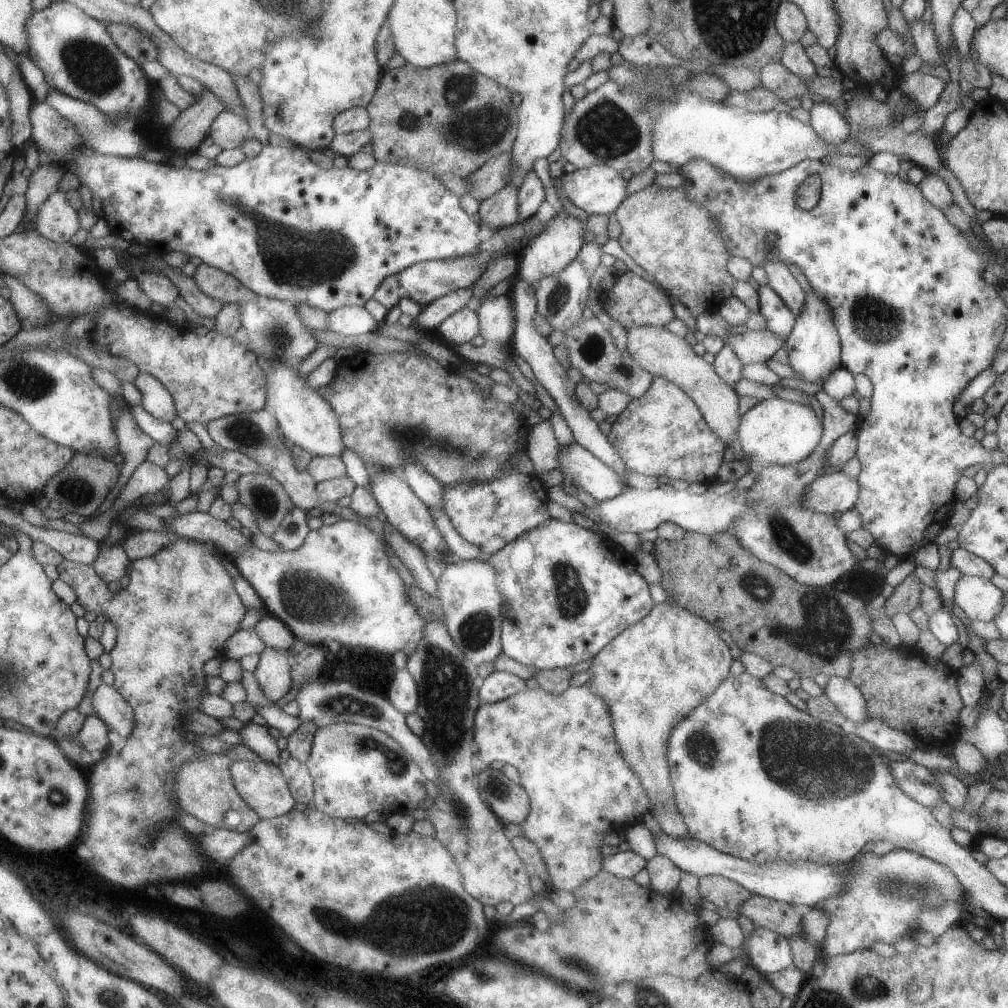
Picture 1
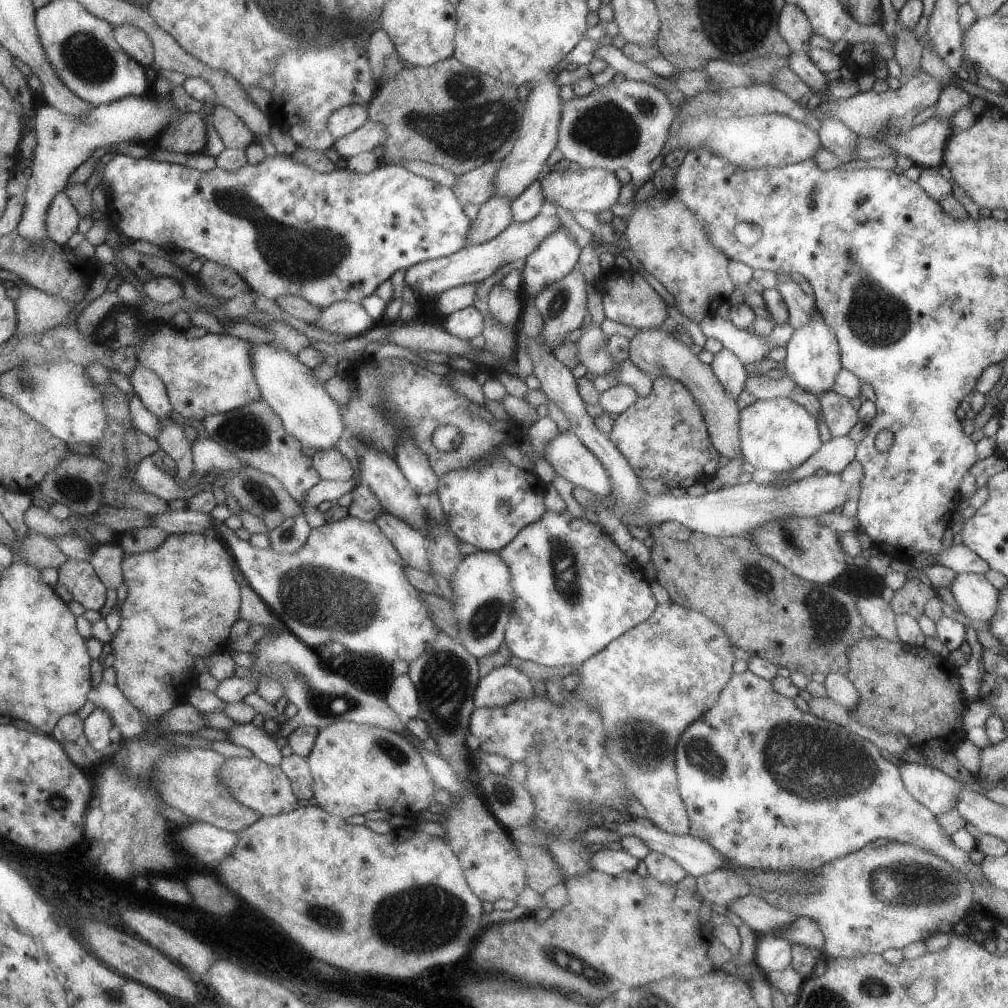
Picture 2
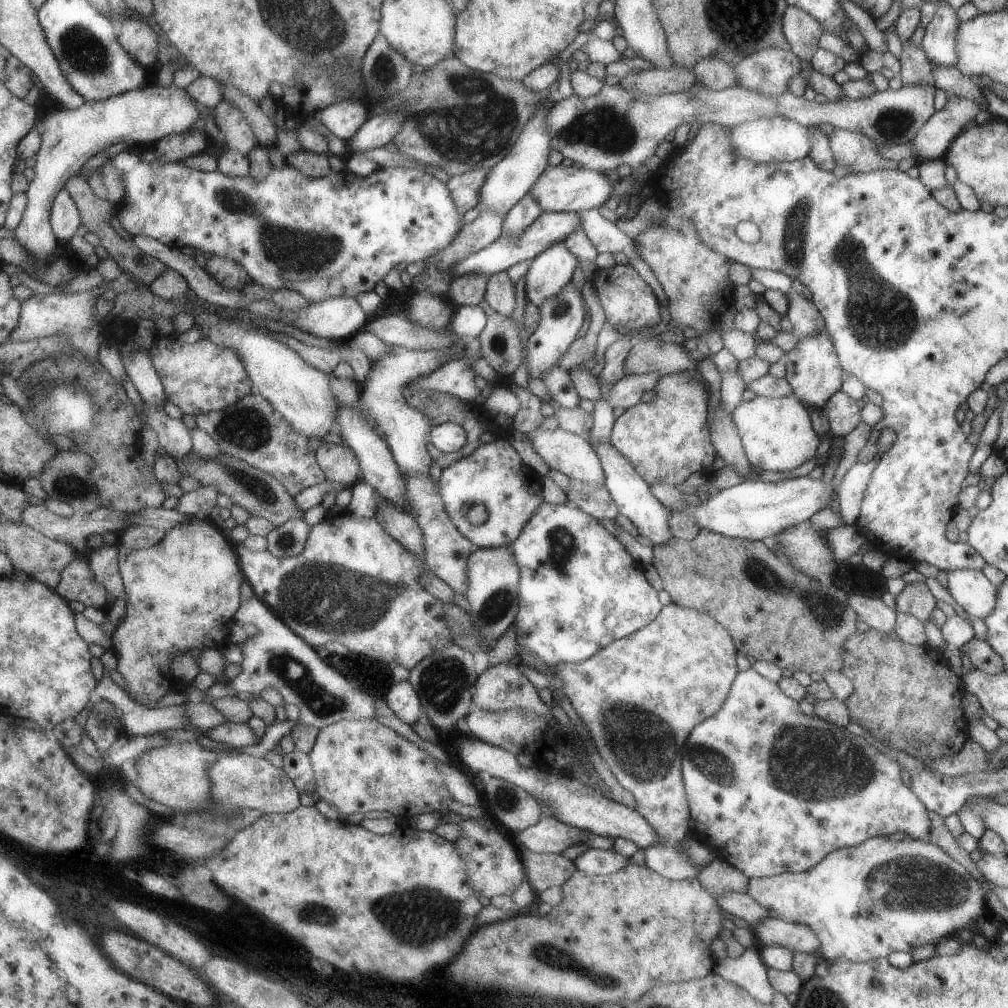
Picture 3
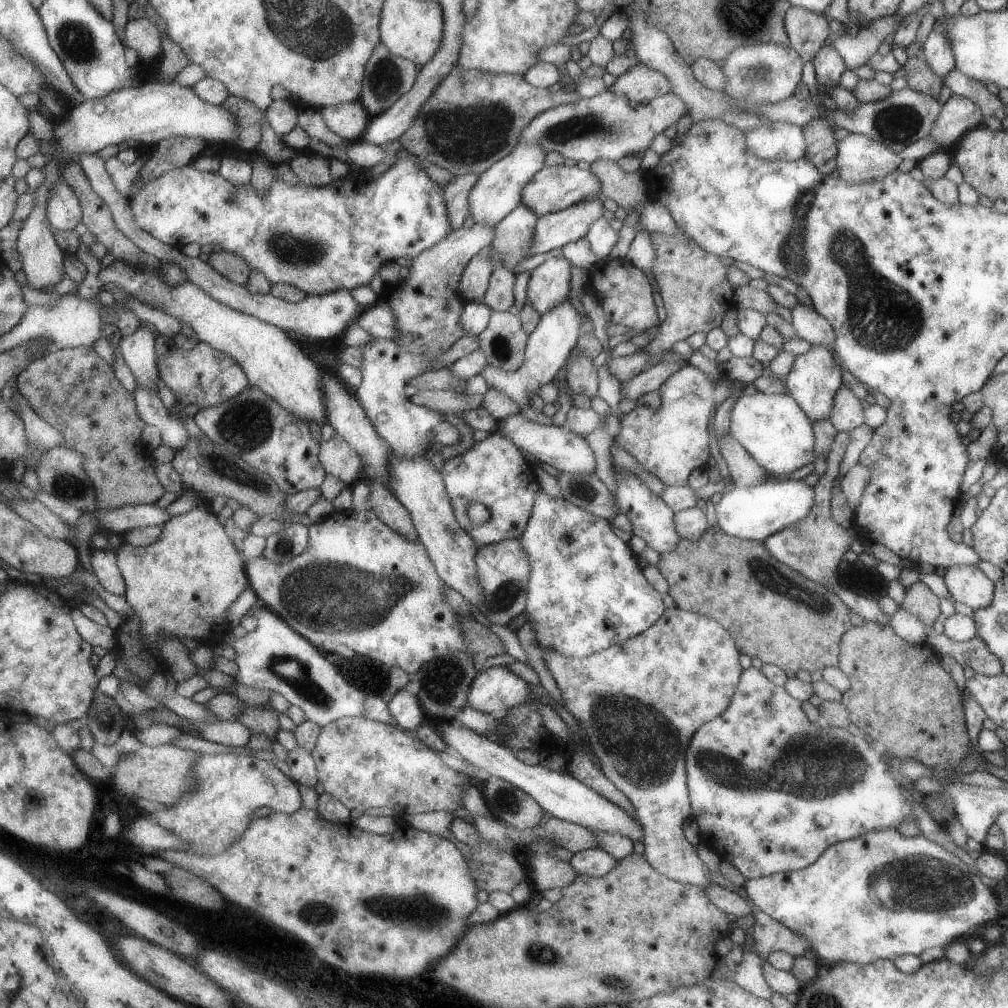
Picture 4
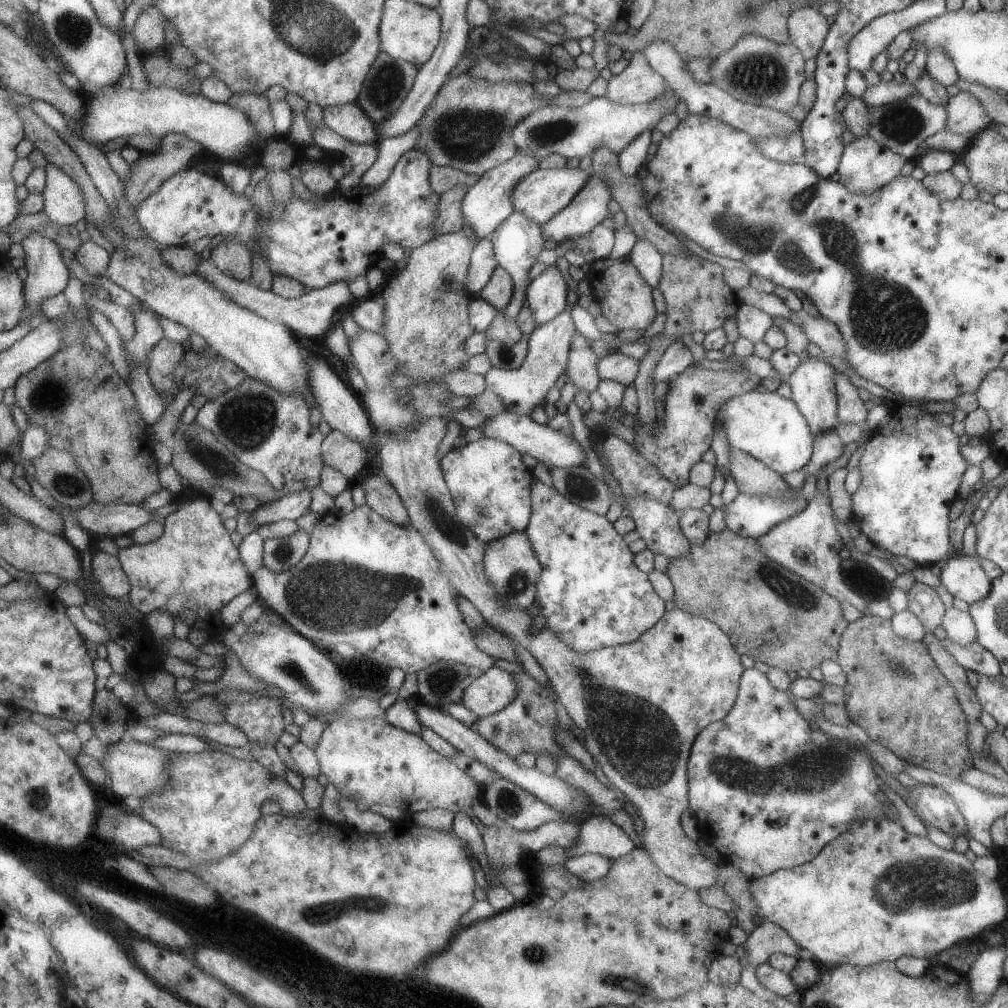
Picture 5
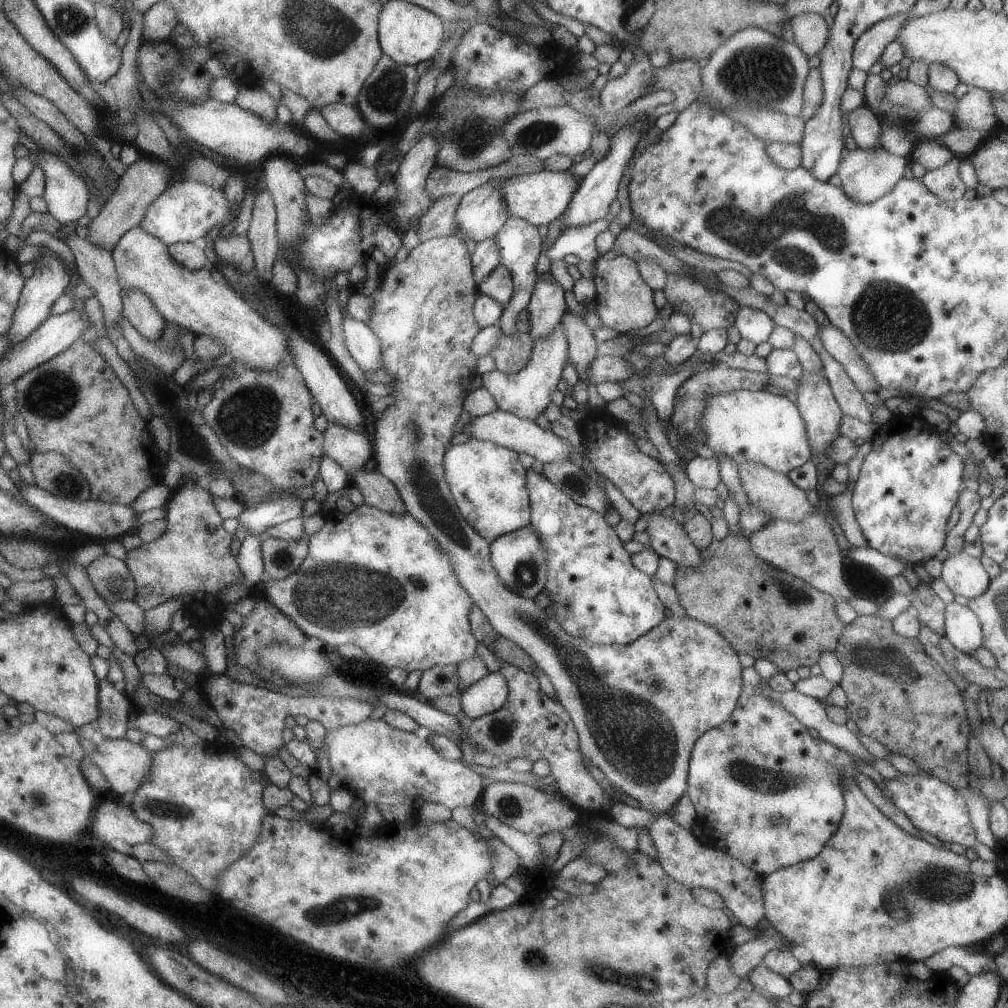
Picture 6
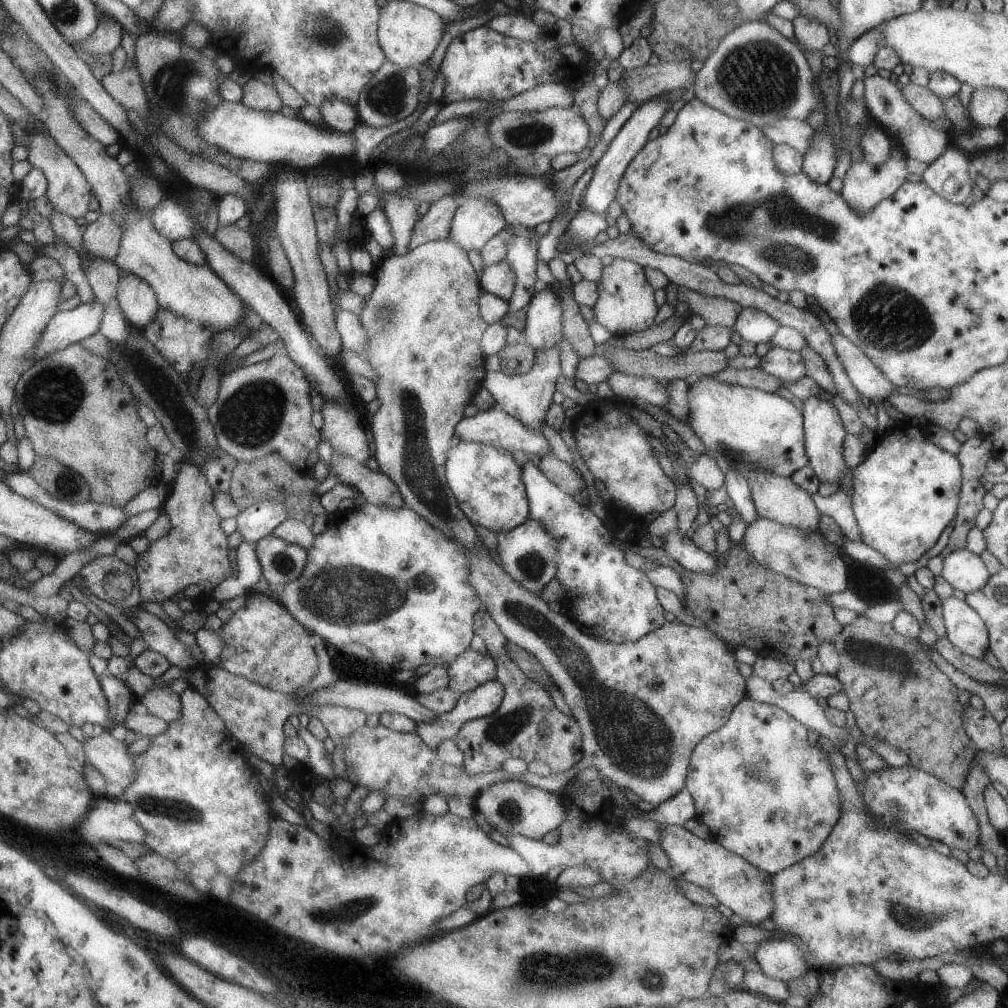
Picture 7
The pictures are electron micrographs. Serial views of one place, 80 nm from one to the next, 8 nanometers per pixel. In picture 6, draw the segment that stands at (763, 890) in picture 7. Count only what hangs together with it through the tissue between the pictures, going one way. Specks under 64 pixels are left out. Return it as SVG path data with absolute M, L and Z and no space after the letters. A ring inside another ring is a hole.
M456 233L447 237L436 237L424 241L413 248L409 252L409 256L402 260L402 262L396 262L394 260L383 267L381 284L373 296L373 315L370 315L367 322L370 330L374 332L379 340L382 357L381 366L394 380L390 386L390 395L394 395L394 404L391 404L381 412L380 418L375 422L373 456L378 464L379 471L385 474L386 478L390 479L396 485L399 495L406 505L406 510L426 528L433 536L433 539L439 544L440 548L447 552L447 558L451 560L451 567L454 567L454 570L457 572L456 576L458 582L466 589L466 592L471 596L474 604L487 616L491 626L499 632L500 636L522 647L527 654L535 660L537 666L548 675L548 678L550 678L557 692L560 703L563 704L563 707L568 711L568 714L570 714L577 733L579 734L579 747L583 754L583 765L586 768L591 765L592 767L602 770L616 789L636 799L641 804L640 808L655 814L654 822L649 824L647 829L658 850L658 862L667 872L667 875L677 880L679 883L686 885L689 889L707 888L716 891L722 897L725 906L730 908L734 916L738 918L740 925L747 926L748 928L756 928L758 922L766 916L765 900L763 899L763 878L754 871L751 871L743 862L740 862L740 860L728 855L726 851L718 848L718 846L704 846L704 844L692 834L690 829L685 829L683 826L680 826L669 816L669 810L683 797L683 794L687 794L687 772L689 771L690 755L694 744L696 744L696 740L702 736L702 732L708 732L711 728L717 727L719 724L730 719L732 711L736 708L738 699L742 694L743 666L739 661L738 653L713 626L704 624L688 616L679 617L674 614L668 614L667 618L658 626L640 635L633 643L628 643L627 645L590 644L584 639L568 634L556 620L556 617L547 614L547 610L542 609L536 604L534 599L526 598L518 594L518 591L508 588L508 586L504 584L504 581L498 576L494 568L488 541L483 536L479 535L479 532L471 526L457 507L457 502L445 477L443 458L445 457L445 452L450 447L449 444L453 437L452 434L454 434L454 430L456 430L456 422L458 422L458 418L460 418L460 414L462 414L463 404L467 397L467 392L463 389L461 381L468 381L471 377L474 378L474 376L477 375L476 362L478 362L479 357L471 351L471 346L474 337L482 330L473 313L475 298L479 291L477 282L474 280L471 256L466 247L466 243Z

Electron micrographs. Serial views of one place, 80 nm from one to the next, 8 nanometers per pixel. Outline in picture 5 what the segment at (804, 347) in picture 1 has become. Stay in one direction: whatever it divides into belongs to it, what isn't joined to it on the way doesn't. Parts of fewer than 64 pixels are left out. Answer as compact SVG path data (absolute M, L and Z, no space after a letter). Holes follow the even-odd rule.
M808 357L806 360L801 361L798 368L786 378L793 393L791 399L798 405L800 412L804 415L813 438L835 429L840 423L837 415L838 403L835 374L834 367L827 361L819 360L818 357Z

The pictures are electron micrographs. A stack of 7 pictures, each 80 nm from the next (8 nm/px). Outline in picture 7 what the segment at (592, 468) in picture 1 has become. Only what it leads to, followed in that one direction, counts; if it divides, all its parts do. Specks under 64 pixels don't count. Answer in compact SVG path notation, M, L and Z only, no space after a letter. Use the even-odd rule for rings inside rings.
M499 406L480 410L475 416L464 417L462 420L459 420L458 424L454 427L454 434L461 441L482 444L488 443L511 453L515 450L522 450L522 452L528 455L534 455L535 457L552 453L551 446L542 432L524 426L522 422L510 416L507 412L504 412Z

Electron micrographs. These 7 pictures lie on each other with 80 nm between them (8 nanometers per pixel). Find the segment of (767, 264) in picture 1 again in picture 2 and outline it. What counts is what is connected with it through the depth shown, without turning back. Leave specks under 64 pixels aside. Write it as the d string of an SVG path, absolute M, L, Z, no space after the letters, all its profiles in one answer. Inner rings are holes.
M790 275L781 276L781 283L777 287L789 310L788 322L795 328L800 328L817 314L815 298L806 295L796 282L792 281Z

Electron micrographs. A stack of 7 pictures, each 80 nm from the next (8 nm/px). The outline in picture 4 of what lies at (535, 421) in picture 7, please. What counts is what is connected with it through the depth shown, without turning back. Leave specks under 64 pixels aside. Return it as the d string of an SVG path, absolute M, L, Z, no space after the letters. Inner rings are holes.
M568 299L562 301L558 306L555 306L548 314L541 316L538 326L536 326L534 332L529 334L529 337L527 338L525 359L518 370L515 370L514 372L502 372L501 368L490 364L483 368L481 375L486 379L489 388L494 388L498 392L504 394L504 396L511 398L518 405L519 411L524 410L524 408L530 404L530 398L532 398L534 394L538 395L538 390L540 390L541 386L548 384L548 382L554 382L558 376L564 373L564 366L567 364L567 359L575 349L578 337L581 336L580 317L579 312L568 302Z

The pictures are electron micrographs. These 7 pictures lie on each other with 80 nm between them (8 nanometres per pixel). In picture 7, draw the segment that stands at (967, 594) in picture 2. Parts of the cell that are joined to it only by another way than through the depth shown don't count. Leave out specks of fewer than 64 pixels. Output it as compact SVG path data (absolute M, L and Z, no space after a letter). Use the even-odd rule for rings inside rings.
M968 547L952 551L943 559L941 576L966 595L982 588L990 575L981 555L970 552Z

